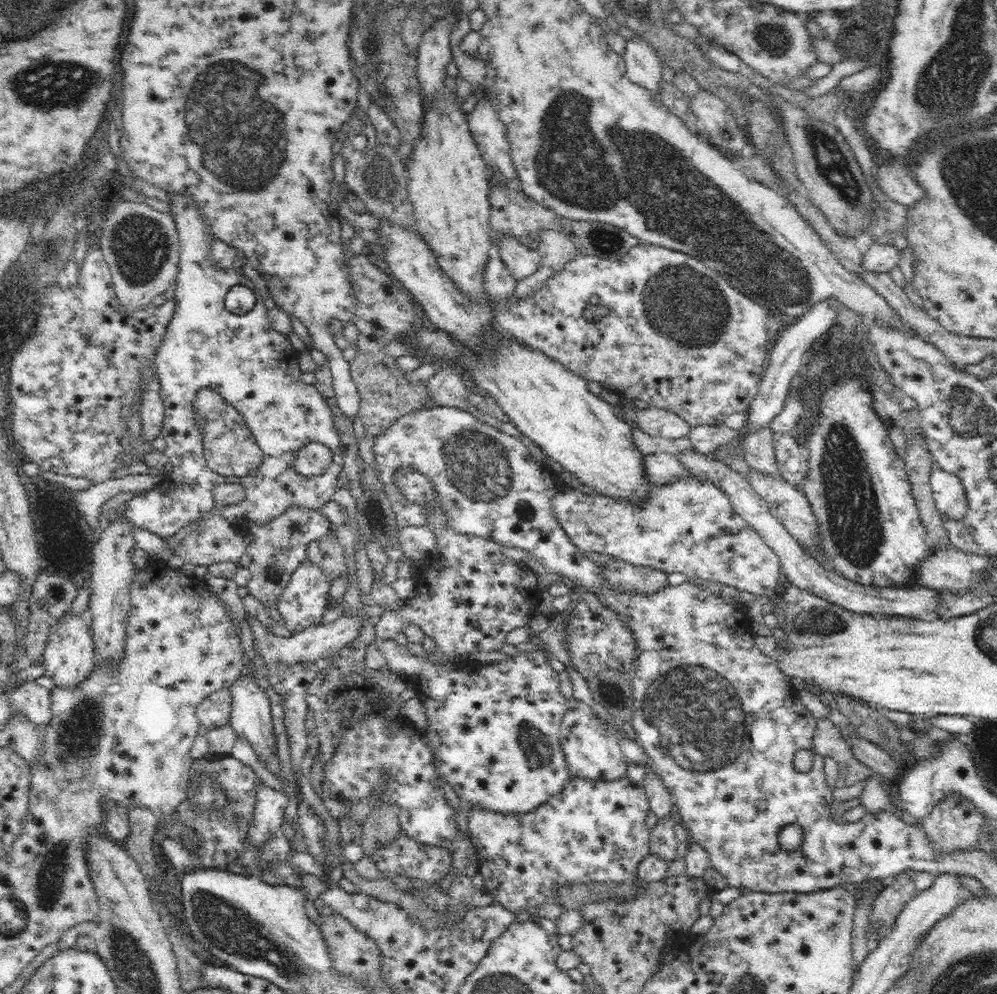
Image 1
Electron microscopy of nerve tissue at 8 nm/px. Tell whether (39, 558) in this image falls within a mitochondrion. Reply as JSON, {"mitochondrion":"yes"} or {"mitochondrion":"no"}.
{"mitochondrion":"no"}

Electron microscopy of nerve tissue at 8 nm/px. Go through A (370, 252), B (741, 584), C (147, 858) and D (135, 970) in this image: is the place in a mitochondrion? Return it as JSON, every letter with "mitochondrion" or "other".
{"A":"other","B":"other","C":"other","D":"mitochondrion"}

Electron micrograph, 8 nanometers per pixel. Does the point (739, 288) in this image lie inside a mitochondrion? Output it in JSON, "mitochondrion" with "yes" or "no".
{"mitochondrion":"yes"}

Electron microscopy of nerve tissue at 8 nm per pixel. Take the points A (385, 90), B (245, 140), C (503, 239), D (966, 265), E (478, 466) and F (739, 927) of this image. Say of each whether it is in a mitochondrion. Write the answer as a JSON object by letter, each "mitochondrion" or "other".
{"A":"mitochondrion","B":"mitochondrion","C":"other","D":"other","E":"mitochondrion","F":"other"}

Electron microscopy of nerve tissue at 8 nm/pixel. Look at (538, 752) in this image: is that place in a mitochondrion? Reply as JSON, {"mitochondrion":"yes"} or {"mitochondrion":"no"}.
{"mitochondrion":"yes"}

